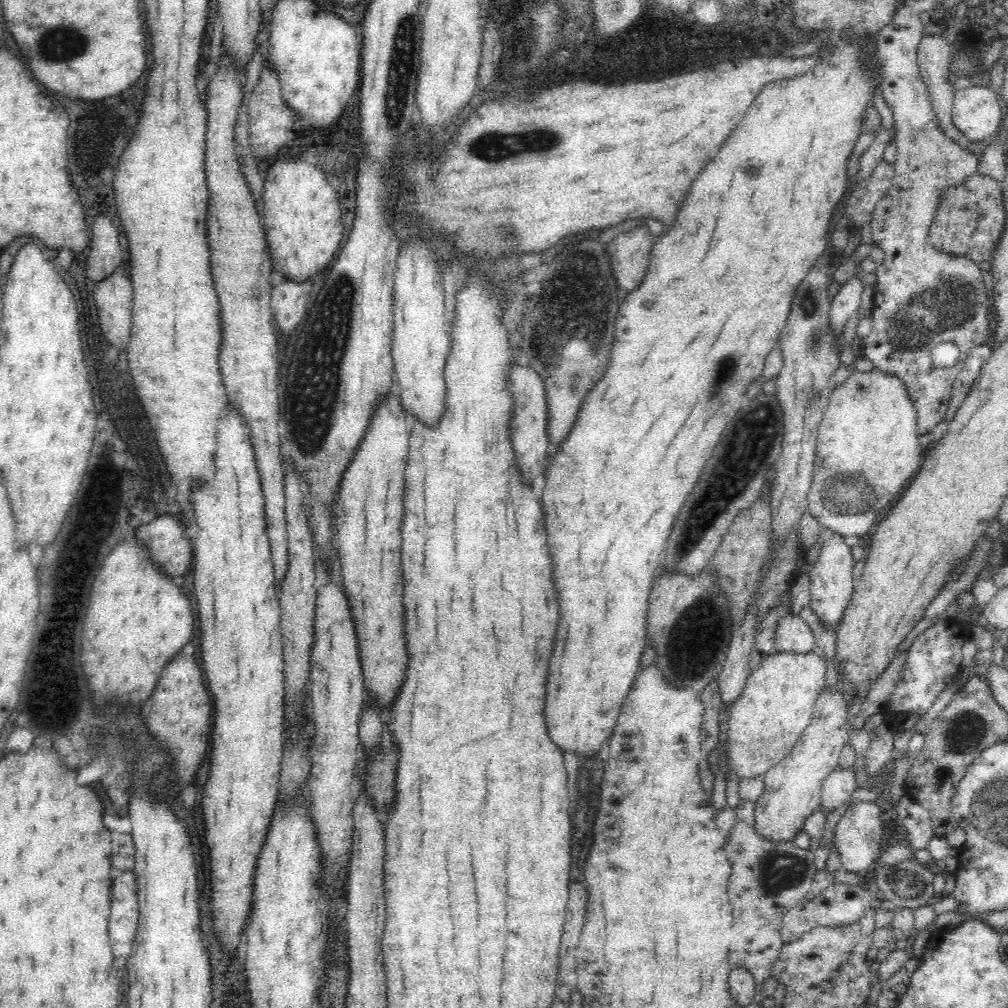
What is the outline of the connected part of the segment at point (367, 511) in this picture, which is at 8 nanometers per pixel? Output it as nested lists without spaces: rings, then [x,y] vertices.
[[[392,391],[386,399],[380,399],[376,410],[372,410],[371,422],[358,450],[342,474],[339,496],[332,506],[335,527],[338,530],[339,557],[343,590],[348,599],[355,633],[358,639],[359,659],[361,662],[364,686],[371,702],[380,713],[392,706],[404,676],[408,670],[408,651],[404,636],[403,578],[401,563],[401,522],[403,521],[403,502],[405,489],[405,468],[408,460],[409,430],[408,418],[399,401],[397,391]]]

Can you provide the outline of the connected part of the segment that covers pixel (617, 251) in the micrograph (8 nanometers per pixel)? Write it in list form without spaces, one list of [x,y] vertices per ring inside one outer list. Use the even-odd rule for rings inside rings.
[[[641,226],[616,236],[606,252],[610,256],[611,269],[619,290],[634,290],[648,268],[648,258],[654,242],[658,242],[648,227]]]

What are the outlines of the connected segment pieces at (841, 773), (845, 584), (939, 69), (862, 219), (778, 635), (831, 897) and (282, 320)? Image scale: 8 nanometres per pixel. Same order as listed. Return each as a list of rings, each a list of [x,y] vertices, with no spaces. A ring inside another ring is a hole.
[[[834,768],[824,778],[821,786],[821,808],[833,810],[844,804],[856,788],[858,787],[852,768]]]
[[[829,533],[823,541],[818,560],[813,564],[813,568],[809,572],[809,608],[814,614],[816,613],[821,622],[829,624],[833,628],[837,626],[842,618],[854,592],[854,564],[852,548],[844,540],[844,537],[838,533]]]
[[[924,34],[922,40],[920,40],[920,44],[918,44],[916,56],[920,76],[927,84],[927,91],[931,98],[932,110],[936,117],[937,126],[956,142],[956,144],[962,146],[964,150],[971,152],[976,158],[980,158],[983,154],[982,150],[986,150],[986,146],[990,144],[990,138],[976,142],[968,141],[968,137],[964,136],[964,133],[956,129],[956,125],[954,125],[954,121],[952,121],[953,96],[956,88],[953,82],[950,81],[950,77],[948,77],[950,76],[950,58],[952,57],[950,44],[948,44],[944,38],[940,38],[940,36]]]
[[[882,160],[874,167],[870,176],[858,188],[854,188],[848,200],[843,216],[854,221],[850,231],[860,228],[861,243],[872,244],[871,220],[876,205],[887,195],[895,173],[894,164]]]
[[[800,615],[783,616],[775,631],[775,652],[806,654],[817,646],[812,630]]]
[[[834,883],[822,893],[804,897],[791,910],[788,910],[780,928],[782,942],[786,943],[798,940],[803,934],[810,932],[818,926],[848,926],[856,920],[860,920],[864,914],[875,904],[879,896],[873,896],[872,892],[864,886],[856,884]]]
[[[283,278],[282,283],[271,288],[271,309],[273,320],[284,334],[292,334],[296,326],[302,324],[306,316],[306,306],[310,302],[312,283],[292,282]]]

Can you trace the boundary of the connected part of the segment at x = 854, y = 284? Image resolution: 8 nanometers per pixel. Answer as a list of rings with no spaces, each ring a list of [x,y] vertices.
[[[856,275],[840,285],[837,294],[831,299],[830,329],[836,338],[840,338],[844,331],[844,325],[850,316],[859,310],[864,283]]]

